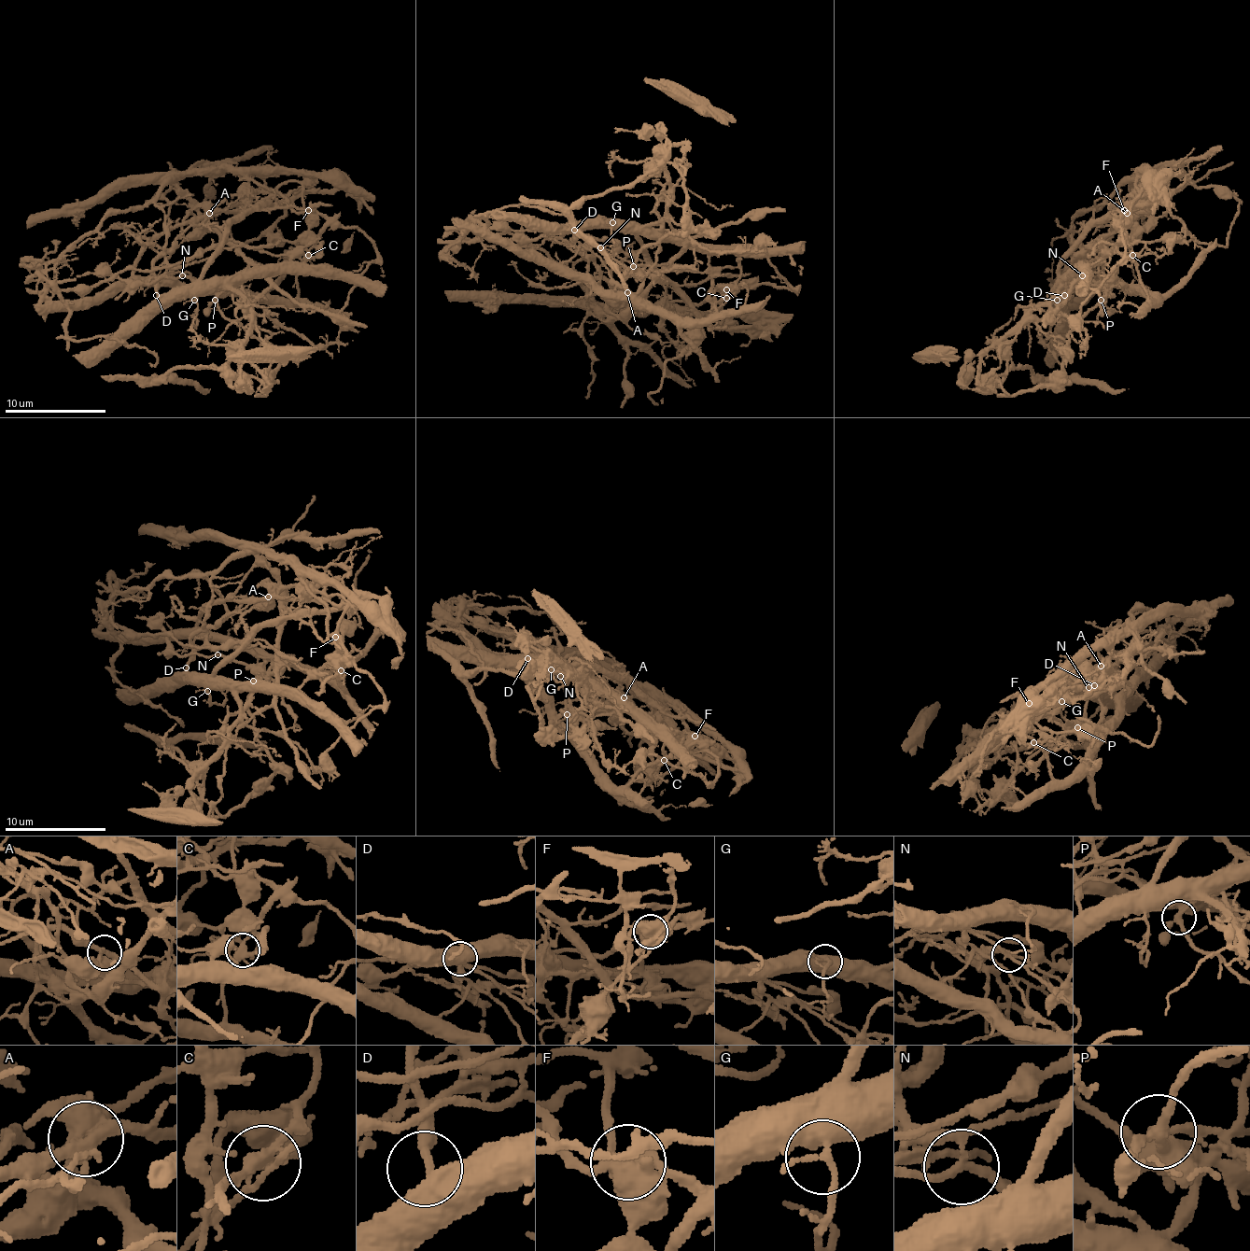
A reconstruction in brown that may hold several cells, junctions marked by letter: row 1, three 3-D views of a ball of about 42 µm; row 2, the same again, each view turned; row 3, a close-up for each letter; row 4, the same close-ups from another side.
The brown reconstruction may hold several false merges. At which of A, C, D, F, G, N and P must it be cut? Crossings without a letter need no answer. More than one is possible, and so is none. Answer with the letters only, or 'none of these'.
A, C, F, N, P

